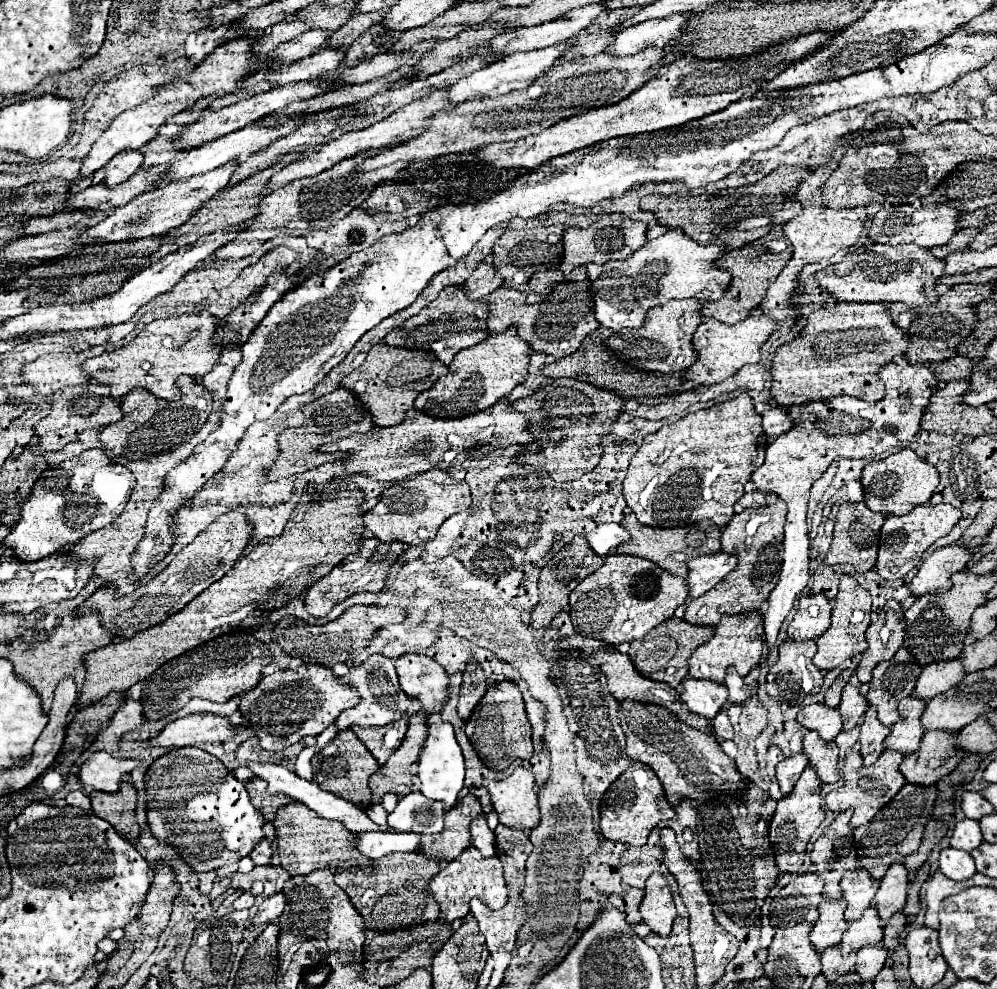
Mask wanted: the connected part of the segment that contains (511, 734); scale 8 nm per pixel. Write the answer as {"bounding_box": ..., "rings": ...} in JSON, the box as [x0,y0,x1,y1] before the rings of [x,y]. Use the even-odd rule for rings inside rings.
{"bounding_box":[466,681,532,771],"rings":[[[502,681],[492,685],[482,703],[474,709],[472,717],[466,723],[466,735],[474,749],[478,751],[482,763],[494,771],[504,771],[516,759],[530,759],[532,757],[532,731],[524,711],[524,701],[520,689],[512,681]]]}

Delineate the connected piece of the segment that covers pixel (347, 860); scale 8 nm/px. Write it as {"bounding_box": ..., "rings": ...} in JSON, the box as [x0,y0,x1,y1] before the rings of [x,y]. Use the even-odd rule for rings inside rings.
{"bounding_box":[272,801,372,875],"rings":[[[294,801],[282,809],[278,809],[276,819],[272,821],[278,833],[278,853],[280,853],[280,863],[290,875],[308,875],[314,869],[326,869],[326,867],[360,867],[364,873],[372,873],[372,861],[358,853],[354,849],[354,835],[342,827],[338,821],[326,821],[318,817],[312,809],[306,805]],[[342,863],[342,865],[336,865]]]}

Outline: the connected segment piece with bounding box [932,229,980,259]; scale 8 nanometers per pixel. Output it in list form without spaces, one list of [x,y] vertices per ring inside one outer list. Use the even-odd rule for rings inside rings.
[[[962,229],[960,233],[956,233],[956,235],[952,237],[952,241],[950,241],[948,245],[944,245],[944,247],[934,247],[932,253],[934,253],[936,257],[944,259],[946,255],[950,255],[950,253],[954,253],[954,251],[958,251],[958,249],[966,249],[968,243],[970,243],[970,239],[974,239],[978,231],[980,231],[980,229]]]

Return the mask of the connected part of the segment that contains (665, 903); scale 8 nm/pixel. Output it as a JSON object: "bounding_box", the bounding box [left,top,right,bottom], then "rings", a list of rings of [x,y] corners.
{"bounding_box":[640,871,676,937],"rings":[[[654,871],[646,881],[646,895],[640,905],[640,913],[644,917],[644,923],[654,933],[658,933],[660,937],[666,937],[670,933],[676,919],[676,907],[668,881],[660,871]]]}

